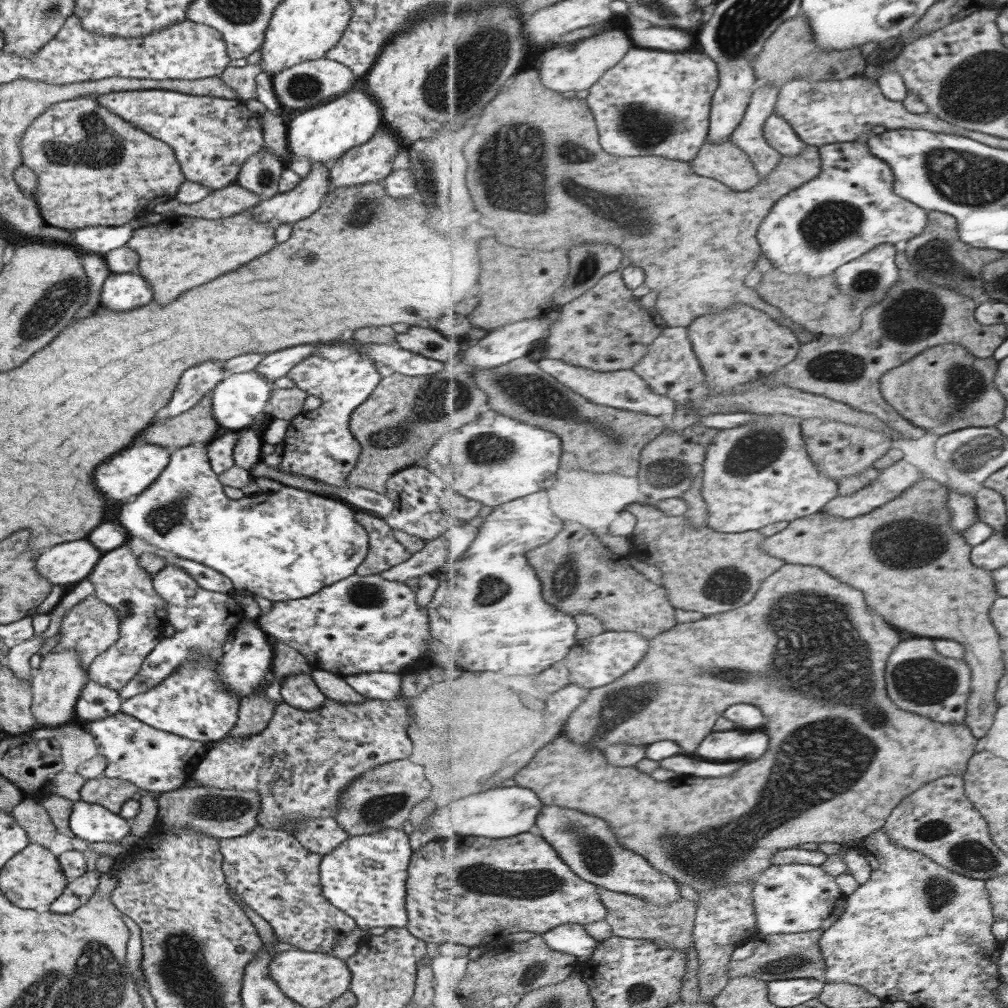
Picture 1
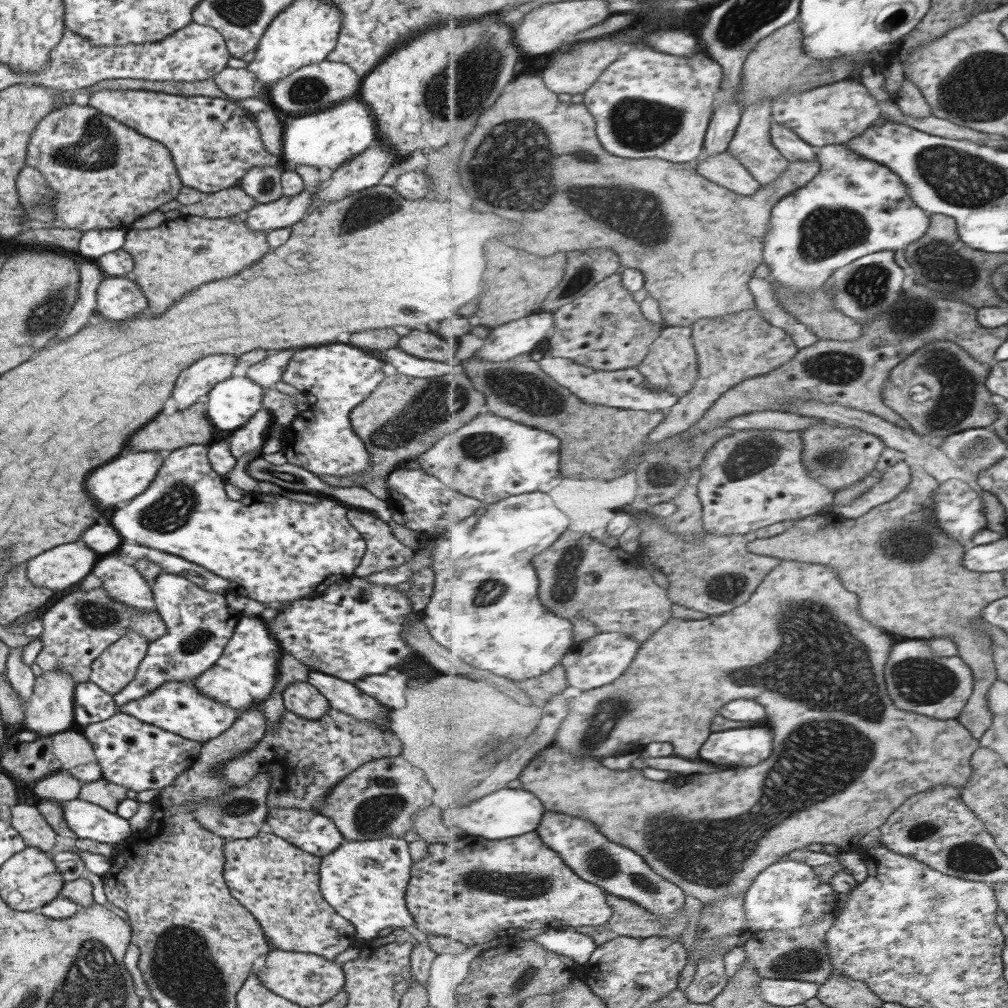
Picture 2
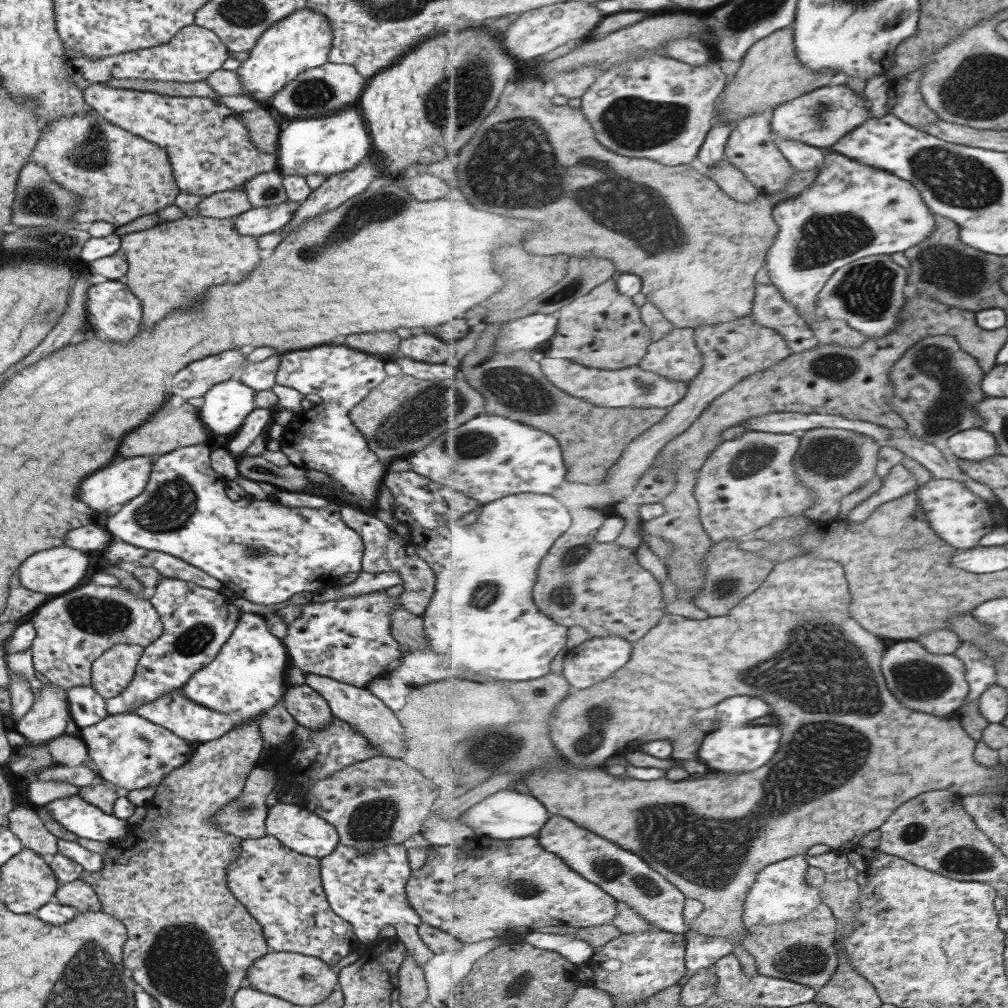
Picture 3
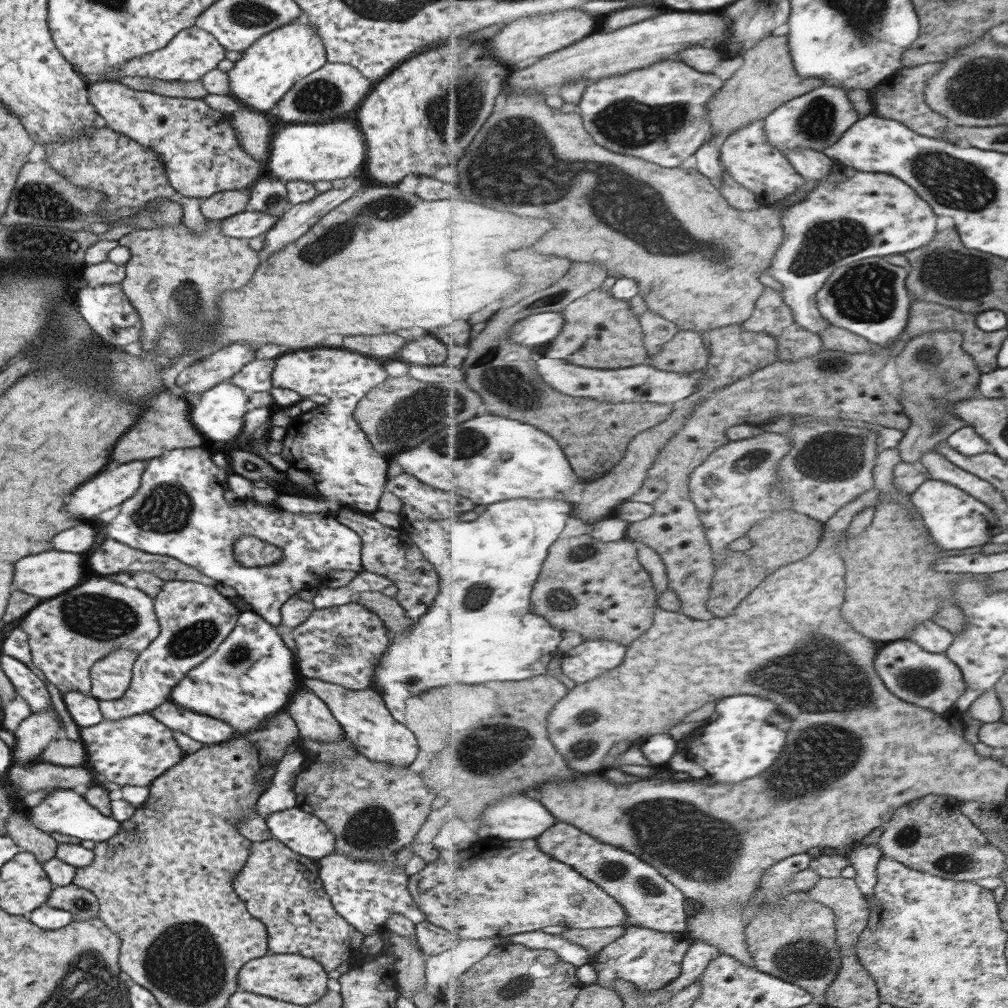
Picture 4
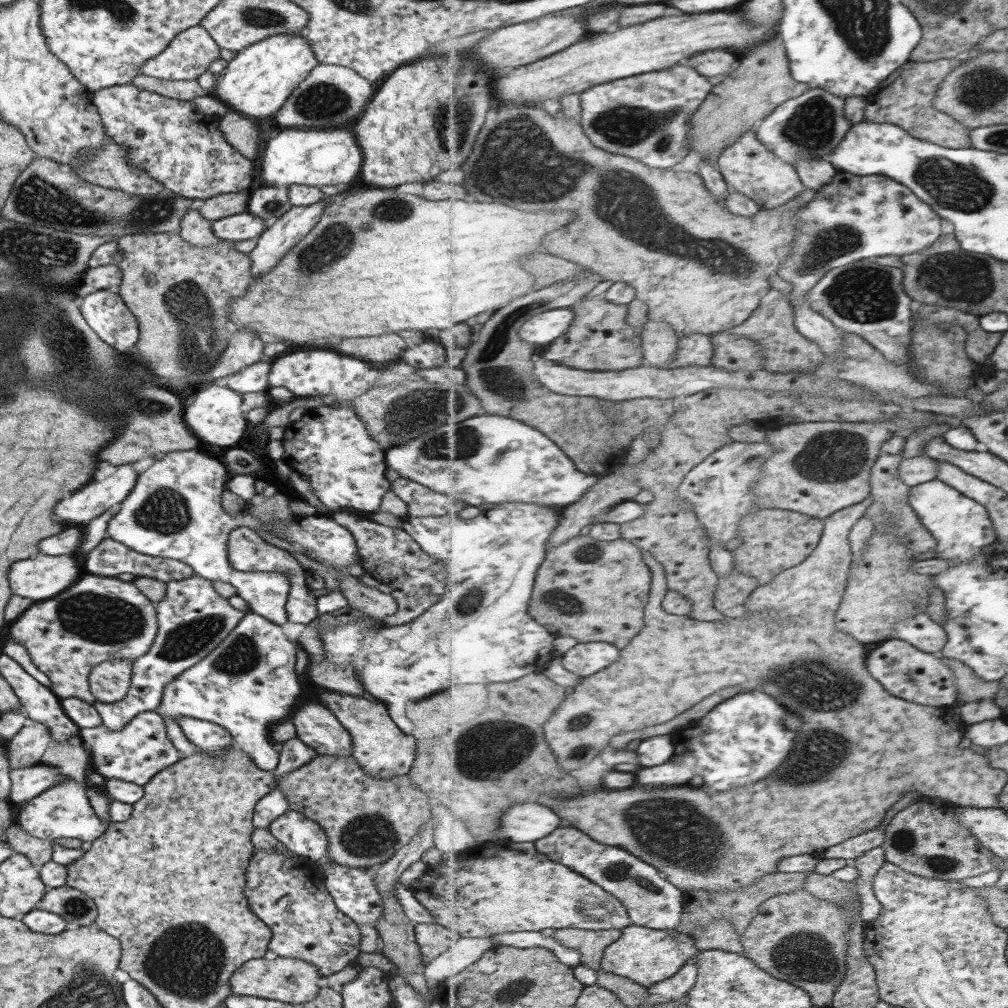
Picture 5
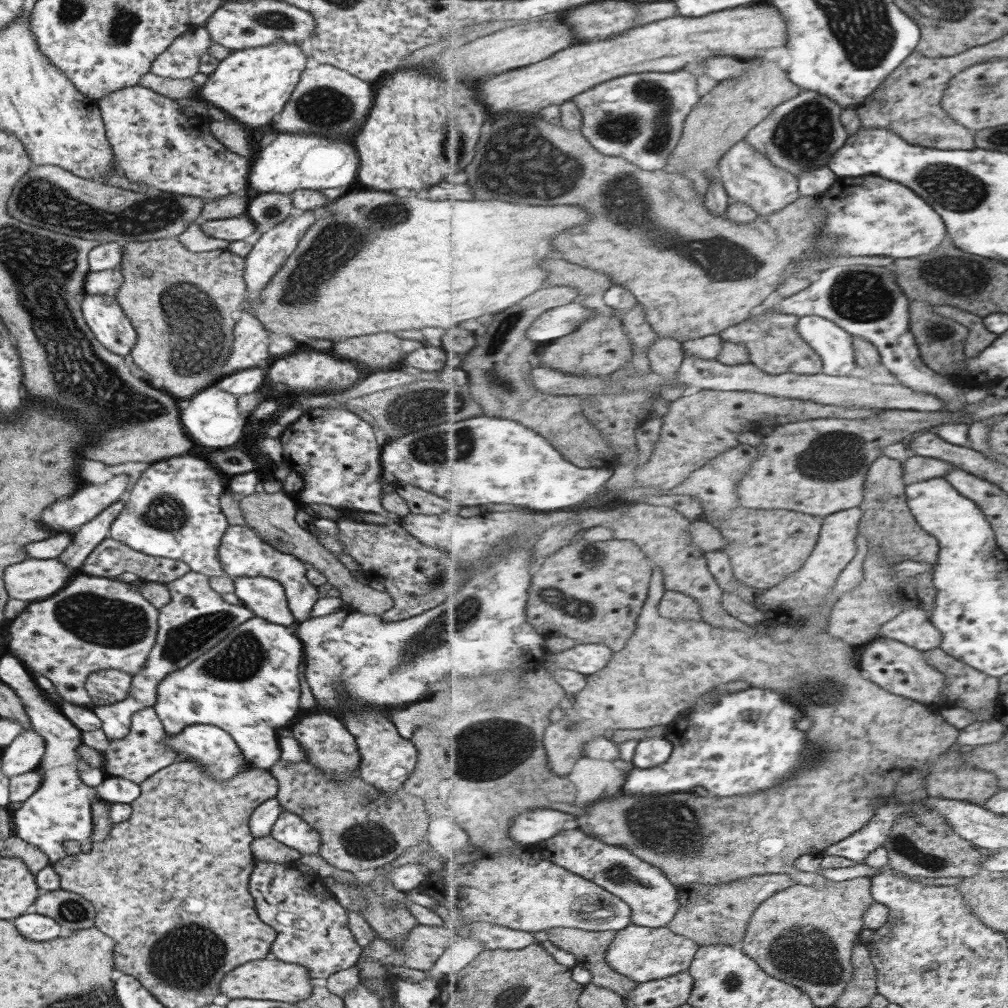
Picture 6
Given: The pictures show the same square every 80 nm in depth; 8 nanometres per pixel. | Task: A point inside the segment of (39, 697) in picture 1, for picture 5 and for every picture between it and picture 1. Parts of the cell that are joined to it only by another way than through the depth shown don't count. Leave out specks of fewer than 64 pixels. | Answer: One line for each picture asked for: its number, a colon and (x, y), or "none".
2: (48, 711)
3: (47, 717)
4: (34, 732)
5: (24, 749)

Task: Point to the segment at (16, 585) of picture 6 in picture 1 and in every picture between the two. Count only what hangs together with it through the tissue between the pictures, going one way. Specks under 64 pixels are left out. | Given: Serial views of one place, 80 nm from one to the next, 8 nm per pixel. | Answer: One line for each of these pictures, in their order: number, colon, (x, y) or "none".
1: (65, 563)
2: (64, 565)
3: (52, 572)
4: (45, 575)
5: (40, 578)

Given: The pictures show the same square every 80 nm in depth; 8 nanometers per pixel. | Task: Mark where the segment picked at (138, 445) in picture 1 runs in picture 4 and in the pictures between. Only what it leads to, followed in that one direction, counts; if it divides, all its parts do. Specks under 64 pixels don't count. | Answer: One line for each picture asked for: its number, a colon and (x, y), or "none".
2: (113, 484)
3: (113, 486)
4: (109, 488)

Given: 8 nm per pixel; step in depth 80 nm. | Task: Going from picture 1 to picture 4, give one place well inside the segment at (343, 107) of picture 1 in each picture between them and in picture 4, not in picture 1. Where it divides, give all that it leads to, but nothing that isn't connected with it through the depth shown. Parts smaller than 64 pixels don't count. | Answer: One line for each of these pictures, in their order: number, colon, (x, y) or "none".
2: (326, 138)
3: (329, 145)
4: (332, 151)

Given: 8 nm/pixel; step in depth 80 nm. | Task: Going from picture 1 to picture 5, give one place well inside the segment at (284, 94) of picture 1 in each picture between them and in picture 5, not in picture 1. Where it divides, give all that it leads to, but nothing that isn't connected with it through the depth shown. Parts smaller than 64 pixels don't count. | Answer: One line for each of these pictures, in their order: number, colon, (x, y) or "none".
2: (313, 88)
3: (319, 92)
4: (334, 91)
5: (330, 96)

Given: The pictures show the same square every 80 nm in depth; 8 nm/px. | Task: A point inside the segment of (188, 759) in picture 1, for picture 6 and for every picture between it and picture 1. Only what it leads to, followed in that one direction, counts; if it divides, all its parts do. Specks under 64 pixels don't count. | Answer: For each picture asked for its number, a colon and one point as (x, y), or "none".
2: (136, 755)
3: (127, 751)
4: (133, 751)
5: (139, 750)
6: (141, 752)

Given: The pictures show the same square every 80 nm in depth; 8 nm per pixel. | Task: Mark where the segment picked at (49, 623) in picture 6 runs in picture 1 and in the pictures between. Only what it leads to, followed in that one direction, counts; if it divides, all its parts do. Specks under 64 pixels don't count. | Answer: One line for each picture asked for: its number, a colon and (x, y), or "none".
1: (91, 626)
2: (77, 628)
3: (71, 630)
4: (66, 634)
5: (96, 619)

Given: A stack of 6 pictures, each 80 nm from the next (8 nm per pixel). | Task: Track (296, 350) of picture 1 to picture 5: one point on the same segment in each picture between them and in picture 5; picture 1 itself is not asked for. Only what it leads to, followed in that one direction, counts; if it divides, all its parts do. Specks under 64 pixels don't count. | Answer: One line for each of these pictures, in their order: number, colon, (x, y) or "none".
2: (266, 372)
3: (259, 376)
4: (255, 376)
5: (254, 378)

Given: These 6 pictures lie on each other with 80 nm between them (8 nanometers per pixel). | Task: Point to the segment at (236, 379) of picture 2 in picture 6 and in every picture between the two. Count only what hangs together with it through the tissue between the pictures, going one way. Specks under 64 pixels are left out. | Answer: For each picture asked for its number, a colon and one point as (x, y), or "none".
3: (226, 404)
4: (218, 416)
5: (214, 416)
6: (210, 419)

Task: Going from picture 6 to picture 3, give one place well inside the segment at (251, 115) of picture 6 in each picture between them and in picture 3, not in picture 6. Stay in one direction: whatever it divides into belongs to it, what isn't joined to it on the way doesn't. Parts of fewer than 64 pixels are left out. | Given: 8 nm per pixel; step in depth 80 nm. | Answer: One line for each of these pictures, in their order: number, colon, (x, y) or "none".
3: (301, 41)
4: (266, 69)
5: (254, 83)

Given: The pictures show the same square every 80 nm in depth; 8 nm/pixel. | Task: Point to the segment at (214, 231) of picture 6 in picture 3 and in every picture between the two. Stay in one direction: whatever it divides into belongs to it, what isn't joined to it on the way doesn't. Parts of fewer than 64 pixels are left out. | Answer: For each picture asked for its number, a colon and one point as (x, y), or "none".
3: (256, 221)
4: (246, 224)
5: (242, 226)

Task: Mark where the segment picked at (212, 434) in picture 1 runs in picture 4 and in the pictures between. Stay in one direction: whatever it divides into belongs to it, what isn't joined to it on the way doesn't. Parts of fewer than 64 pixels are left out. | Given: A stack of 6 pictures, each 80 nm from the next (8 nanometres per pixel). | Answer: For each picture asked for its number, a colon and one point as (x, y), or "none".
2: (188, 426)
3: (167, 430)
4: (164, 425)

